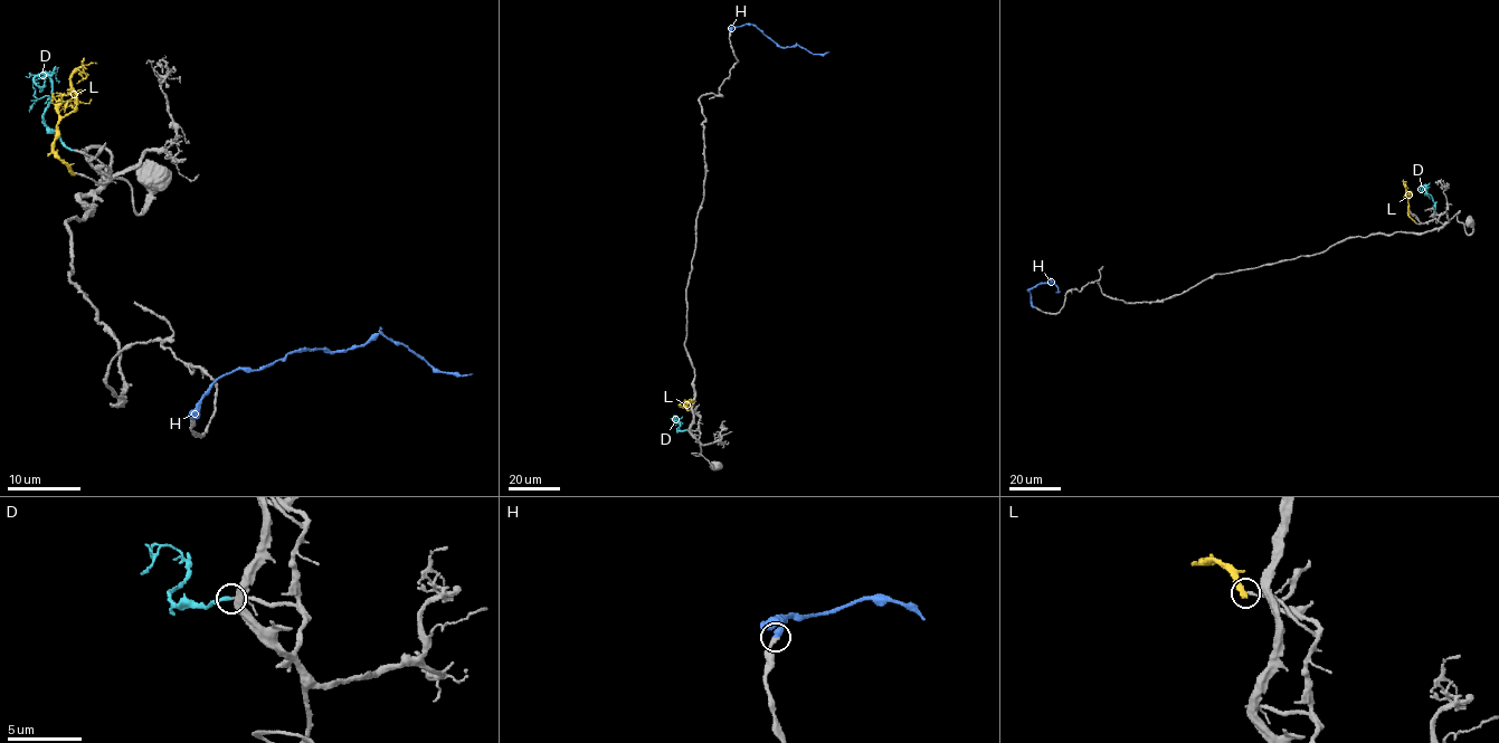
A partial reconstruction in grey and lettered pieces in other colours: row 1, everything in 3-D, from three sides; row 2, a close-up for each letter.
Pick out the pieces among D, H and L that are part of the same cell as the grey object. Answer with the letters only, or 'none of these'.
D, H

